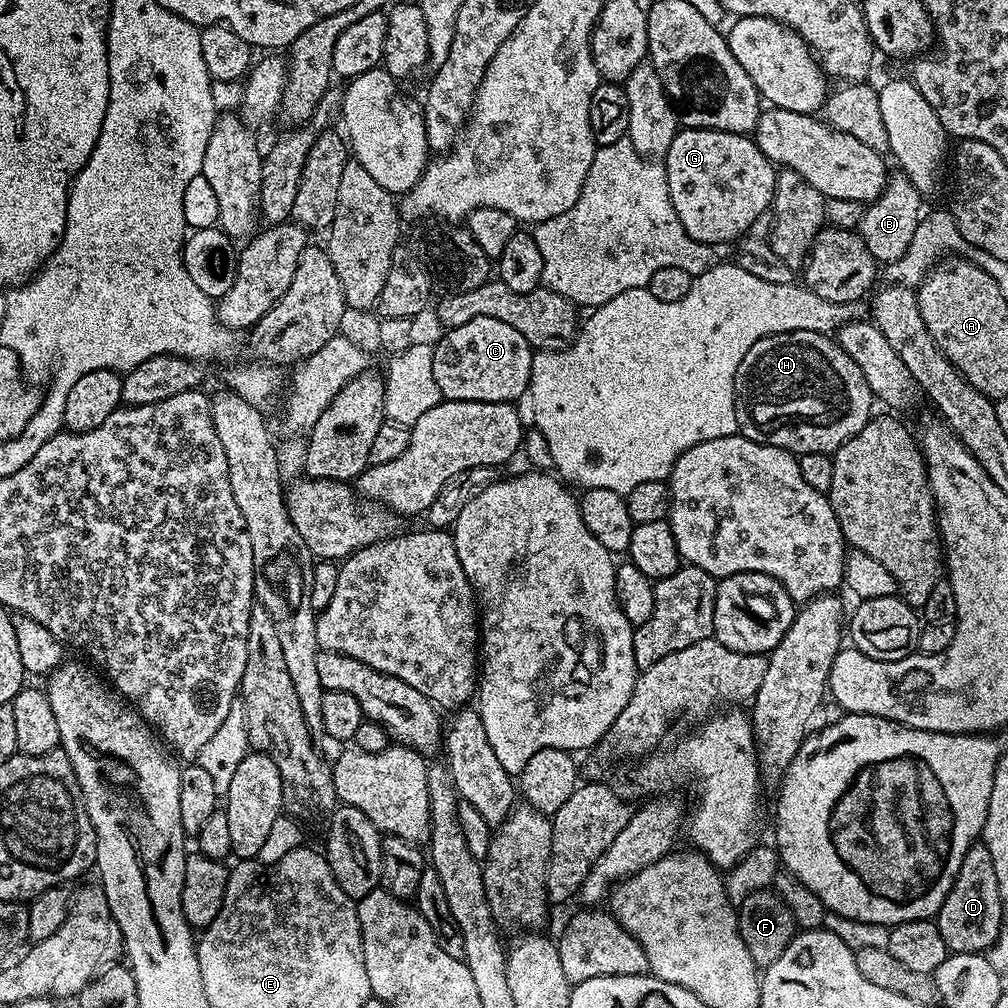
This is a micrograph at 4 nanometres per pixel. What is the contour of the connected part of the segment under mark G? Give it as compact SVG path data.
M681 127L670 150L662 158L664 177L670 190L670 202L690 238L704 244L721 246L727 240L739 241L758 217L769 211L774 194L777 169L767 160L755 139L738 132L719 132L709 128Z

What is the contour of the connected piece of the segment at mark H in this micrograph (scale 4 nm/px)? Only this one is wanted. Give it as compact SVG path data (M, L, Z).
M779 332L754 342L738 366L734 394L739 435L759 444L778 446L797 457L819 452L835 453L868 424L874 412L874 397L858 363L831 335L823 332Z

